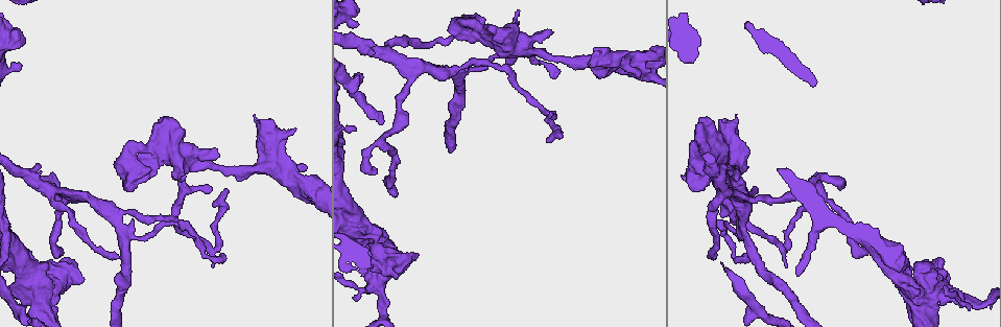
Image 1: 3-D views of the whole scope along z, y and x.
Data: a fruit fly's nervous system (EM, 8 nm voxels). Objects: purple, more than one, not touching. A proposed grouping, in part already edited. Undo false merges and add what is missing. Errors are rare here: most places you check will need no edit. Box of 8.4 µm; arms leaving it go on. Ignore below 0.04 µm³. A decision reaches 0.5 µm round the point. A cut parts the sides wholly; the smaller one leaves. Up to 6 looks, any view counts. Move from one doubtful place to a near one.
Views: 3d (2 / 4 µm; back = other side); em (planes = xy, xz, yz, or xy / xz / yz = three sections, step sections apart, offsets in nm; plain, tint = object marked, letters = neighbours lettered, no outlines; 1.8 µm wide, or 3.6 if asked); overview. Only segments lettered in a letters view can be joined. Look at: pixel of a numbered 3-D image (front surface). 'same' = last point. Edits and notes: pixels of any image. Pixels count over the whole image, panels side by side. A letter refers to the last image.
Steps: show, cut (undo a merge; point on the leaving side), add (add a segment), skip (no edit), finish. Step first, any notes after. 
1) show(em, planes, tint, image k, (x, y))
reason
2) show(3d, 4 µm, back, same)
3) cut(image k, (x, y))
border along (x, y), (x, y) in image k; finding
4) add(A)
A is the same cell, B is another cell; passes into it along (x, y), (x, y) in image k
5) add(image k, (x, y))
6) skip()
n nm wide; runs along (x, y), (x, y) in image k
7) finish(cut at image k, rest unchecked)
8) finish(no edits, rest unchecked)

show(3d, 2 µm, image 1, (395, 195))
branch stops here

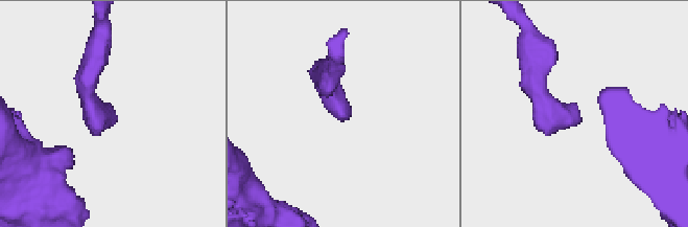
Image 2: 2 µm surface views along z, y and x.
show(em, planes, letters, image 2, (107, 116))

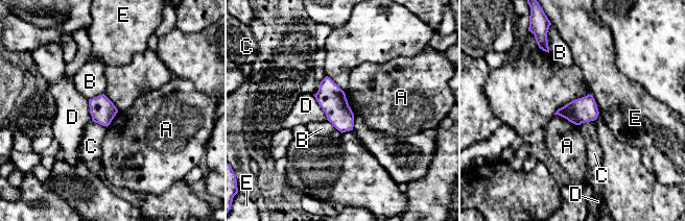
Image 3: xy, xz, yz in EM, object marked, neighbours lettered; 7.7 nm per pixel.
skip()
A, B, C, D and E are other cells; border along (554, 114), (579, 125) in image 3; no lettered segment goes on from it

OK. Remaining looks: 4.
show(em, 3.6 µm, xy, step 4, plain, image 1, (936, 293))
four arms meet

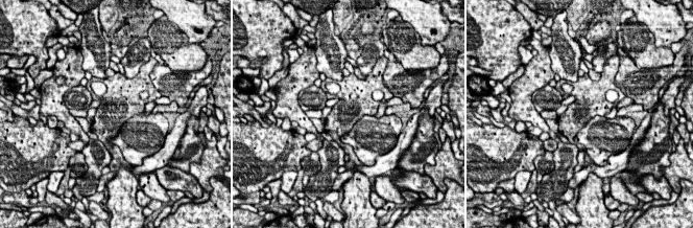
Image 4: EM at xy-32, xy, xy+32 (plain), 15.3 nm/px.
show(em, 3.6 µm, xy, step 4, letters, same)

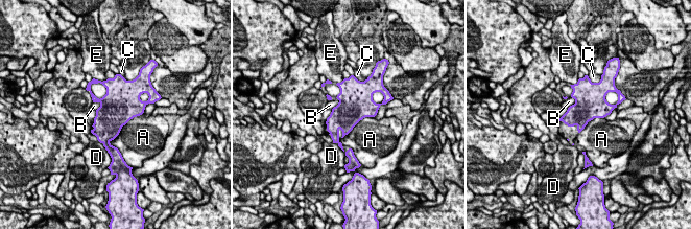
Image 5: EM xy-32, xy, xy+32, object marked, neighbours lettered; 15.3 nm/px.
skip()
A, B, C, D and E are other cells; border along (143, 112), (130, 118), (110, 144) in image 5; one neuron here

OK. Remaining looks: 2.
show(3d, 4 µm, image 1, (354, 23))
free end

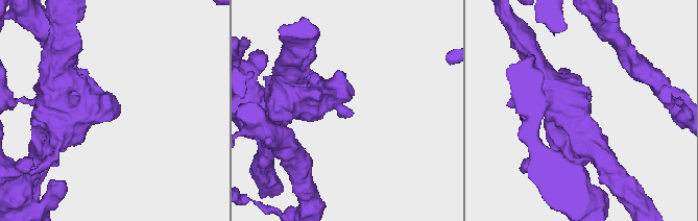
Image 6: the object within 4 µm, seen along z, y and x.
show(em, planes, letters, image 6, (349, 110))
need the tissue

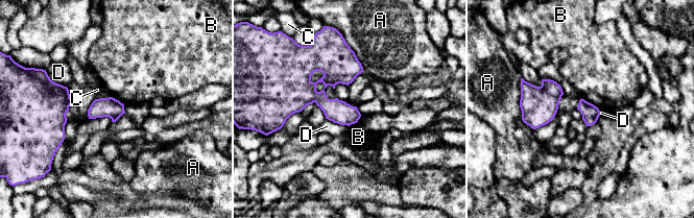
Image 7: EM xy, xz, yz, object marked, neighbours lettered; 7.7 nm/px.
skip()
A, B, C and D are other cells; border along (580, 97), (593, 103), (600, 112) in image 7; no lettered segment goes on from it

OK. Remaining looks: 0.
finish(no edits, rest unchecked)

